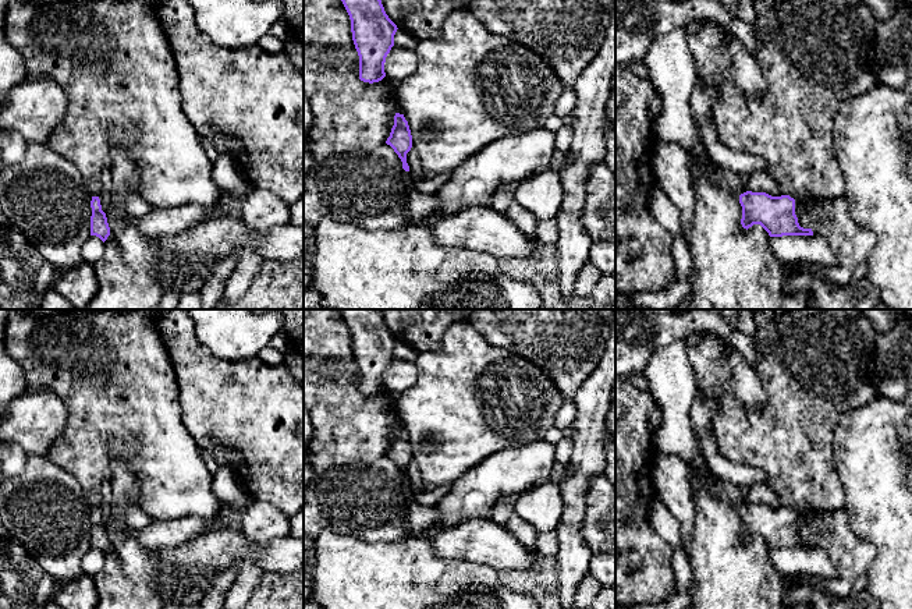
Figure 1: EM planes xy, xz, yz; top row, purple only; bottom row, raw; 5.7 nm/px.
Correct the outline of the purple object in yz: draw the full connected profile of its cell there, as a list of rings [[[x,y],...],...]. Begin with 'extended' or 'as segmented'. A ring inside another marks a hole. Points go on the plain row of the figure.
extended | [[[746,503],[739,507],[739,516],[742,518],[741,537],[746,542],[753,537],[760,537],[770,549],[820,548],[816,542],[820,527],[815,528],[810,541],[801,539],[795,527],[795,511],[789,507],[771,509],[766,504]]]

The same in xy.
as segmented | [[[92,509],[91,520],[91,548],[99,549],[104,555],[110,548],[110,539],[107,535],[106,525],[102,523],[99,509]]]

